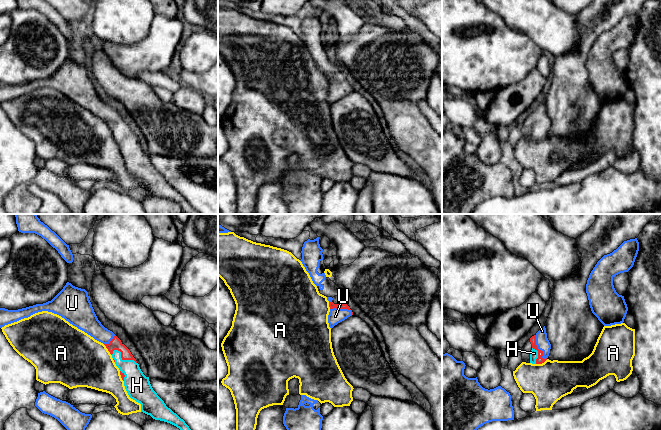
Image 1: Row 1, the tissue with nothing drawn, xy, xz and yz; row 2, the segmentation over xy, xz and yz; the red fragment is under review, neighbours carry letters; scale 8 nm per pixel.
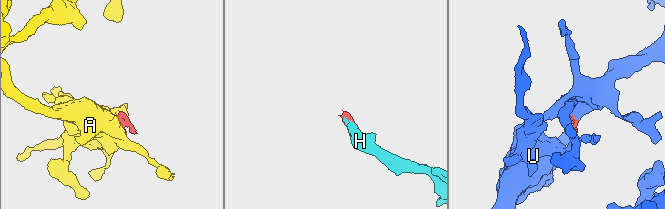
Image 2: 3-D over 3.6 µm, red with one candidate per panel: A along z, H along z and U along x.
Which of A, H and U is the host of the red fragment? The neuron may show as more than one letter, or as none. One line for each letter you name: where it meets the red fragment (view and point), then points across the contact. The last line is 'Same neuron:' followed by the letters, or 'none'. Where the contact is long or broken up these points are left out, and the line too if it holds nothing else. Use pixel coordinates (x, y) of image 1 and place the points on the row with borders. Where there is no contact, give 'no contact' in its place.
H: meets red in xy at (122, 358); runs through xy (115, 344), (122, 358), (137, 385)
U: meets red in yz at (537, 348); runs through yz (539, 360), (537, 348), (542, 342)
Same neuron: H, U

